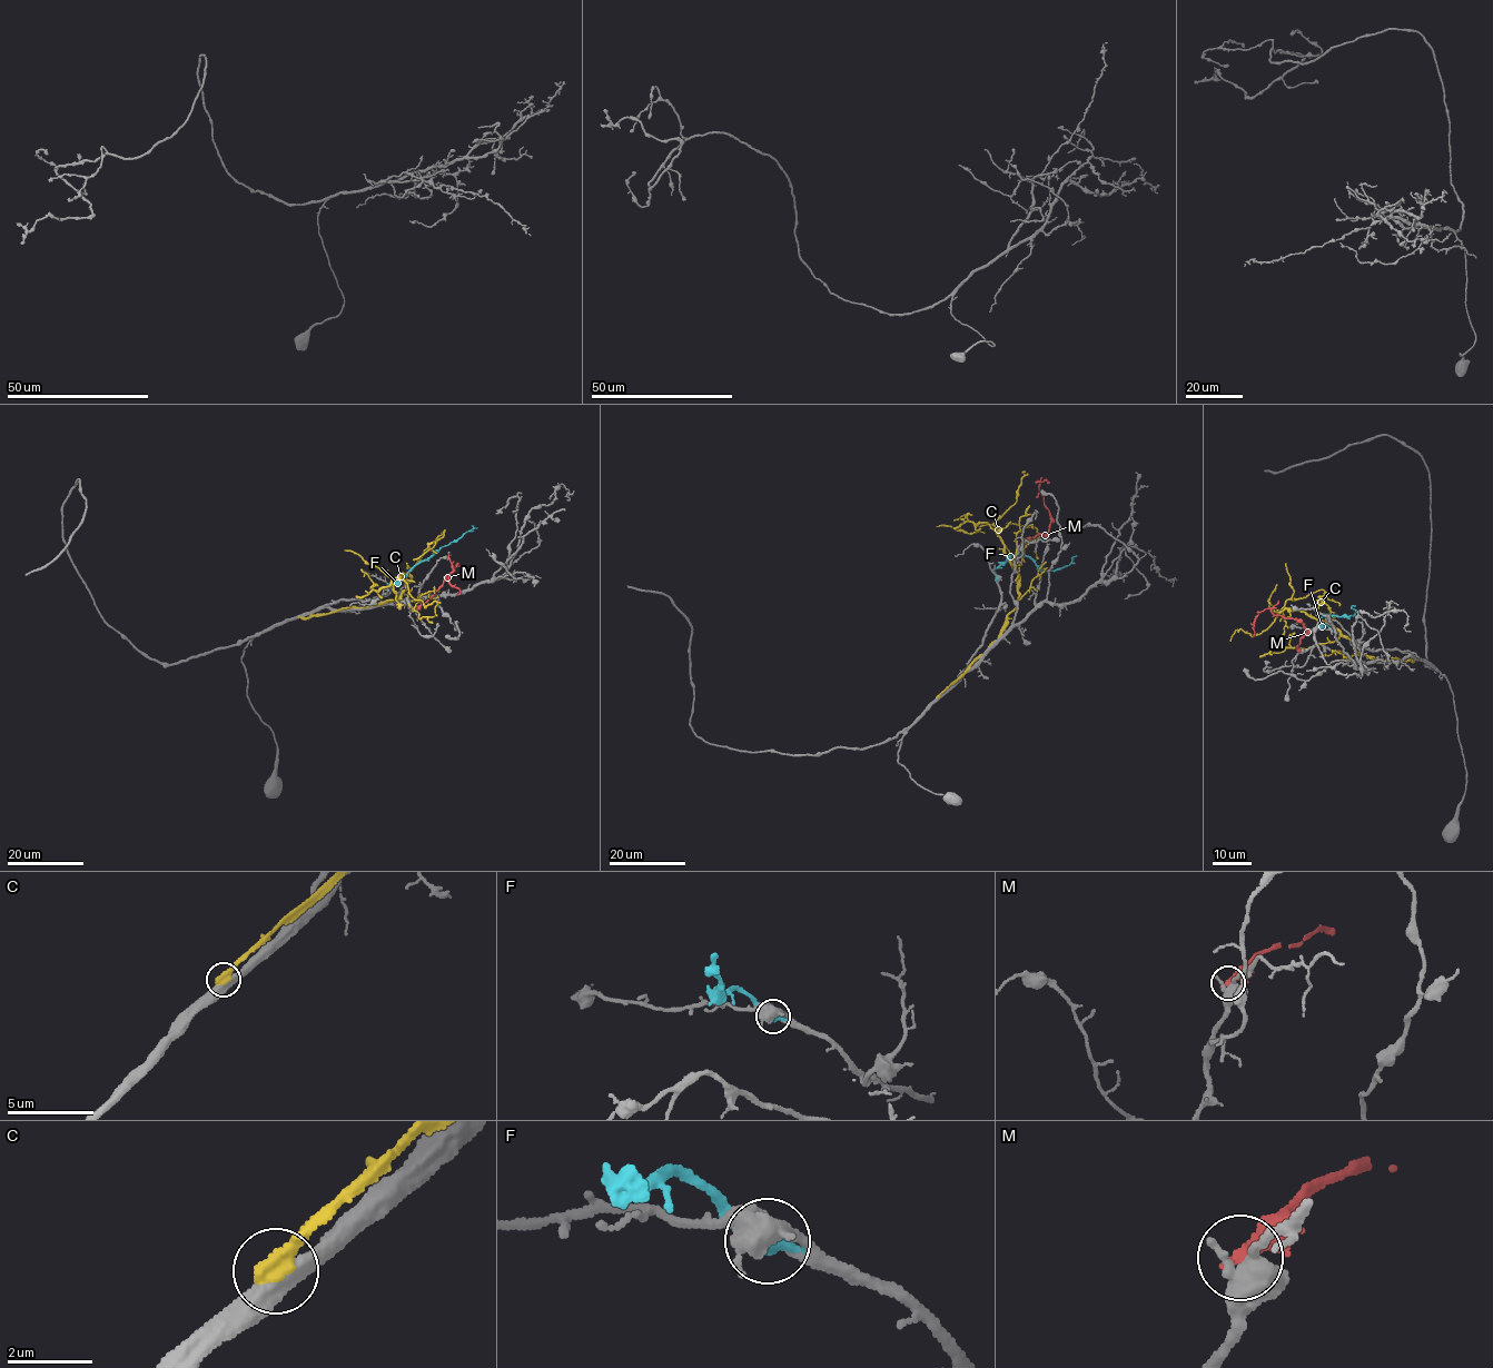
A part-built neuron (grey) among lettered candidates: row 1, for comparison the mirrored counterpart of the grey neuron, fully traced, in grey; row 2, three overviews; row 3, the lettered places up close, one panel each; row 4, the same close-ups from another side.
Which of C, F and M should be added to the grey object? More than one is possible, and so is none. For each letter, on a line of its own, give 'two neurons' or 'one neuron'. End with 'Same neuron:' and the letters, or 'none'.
C: two neurons
F: one neuron
M: two neurons
Same neuron: F

